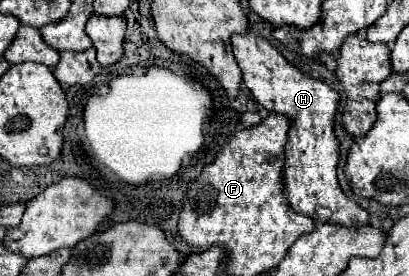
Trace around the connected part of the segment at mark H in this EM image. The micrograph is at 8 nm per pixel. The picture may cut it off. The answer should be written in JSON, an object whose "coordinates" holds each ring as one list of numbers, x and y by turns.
{"coordinates":[[233,34,231,46,235,60,243,72,243,82,251,90,253,98,269,112,285,114,293,120,289,140,285,146,285,194,291,208,305,216,315,216,317,206,331,210,329,222,361,228,369,224,369,214,359,208,339,186,337,162,339,162,339,138,335,136,335,116,339,108,339,92,321,80,303,74,289,64,285,56,265,38,257,34]]}

